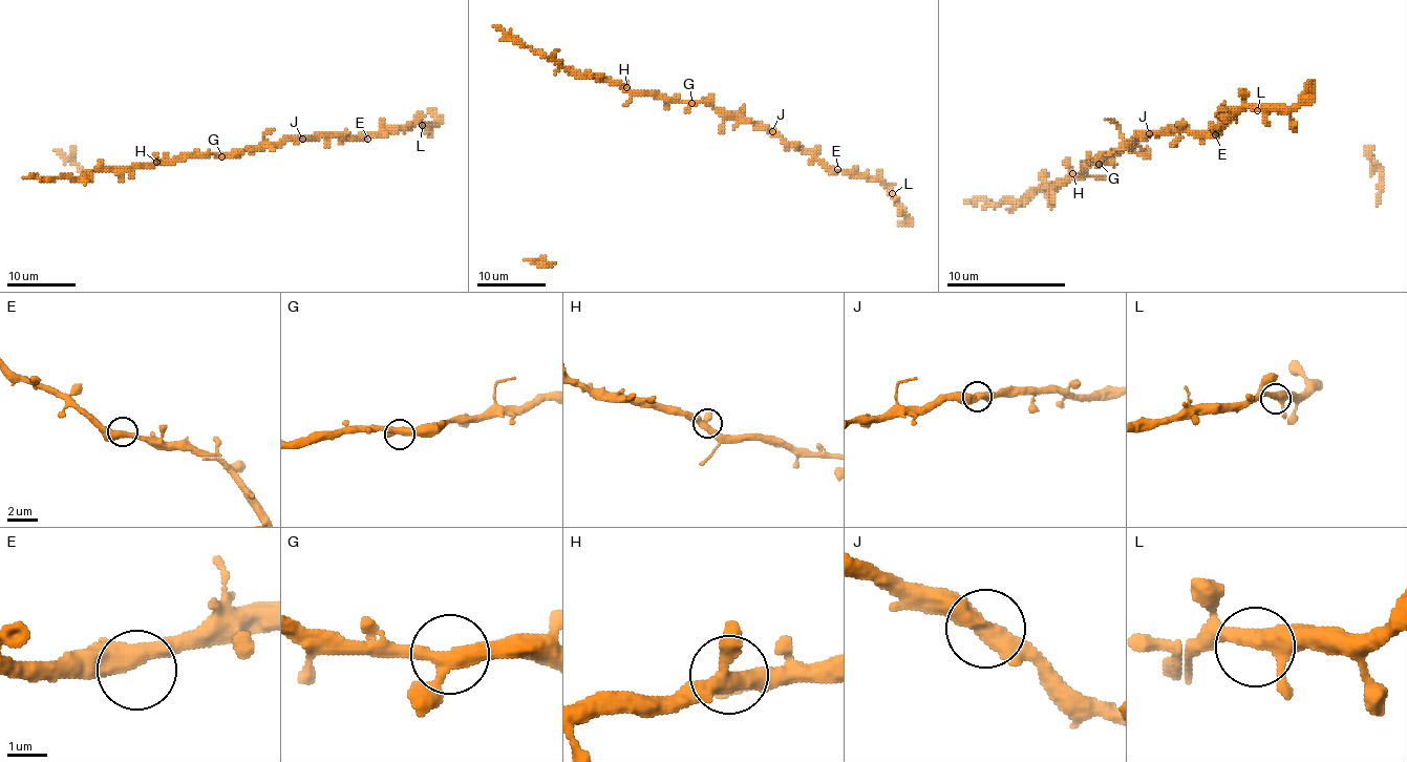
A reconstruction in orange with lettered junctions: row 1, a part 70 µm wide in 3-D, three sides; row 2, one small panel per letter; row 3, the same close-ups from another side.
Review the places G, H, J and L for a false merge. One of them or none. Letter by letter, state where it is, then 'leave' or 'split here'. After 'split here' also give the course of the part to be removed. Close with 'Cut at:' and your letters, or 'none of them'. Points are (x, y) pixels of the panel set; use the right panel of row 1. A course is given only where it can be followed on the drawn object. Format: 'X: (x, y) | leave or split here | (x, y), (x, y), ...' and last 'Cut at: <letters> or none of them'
G: (1099, 164) | leave
H: (1072, 173) | leave
J: (1149, 133) | leave
L: (1257, 110) | leave
Cut at: none of them

